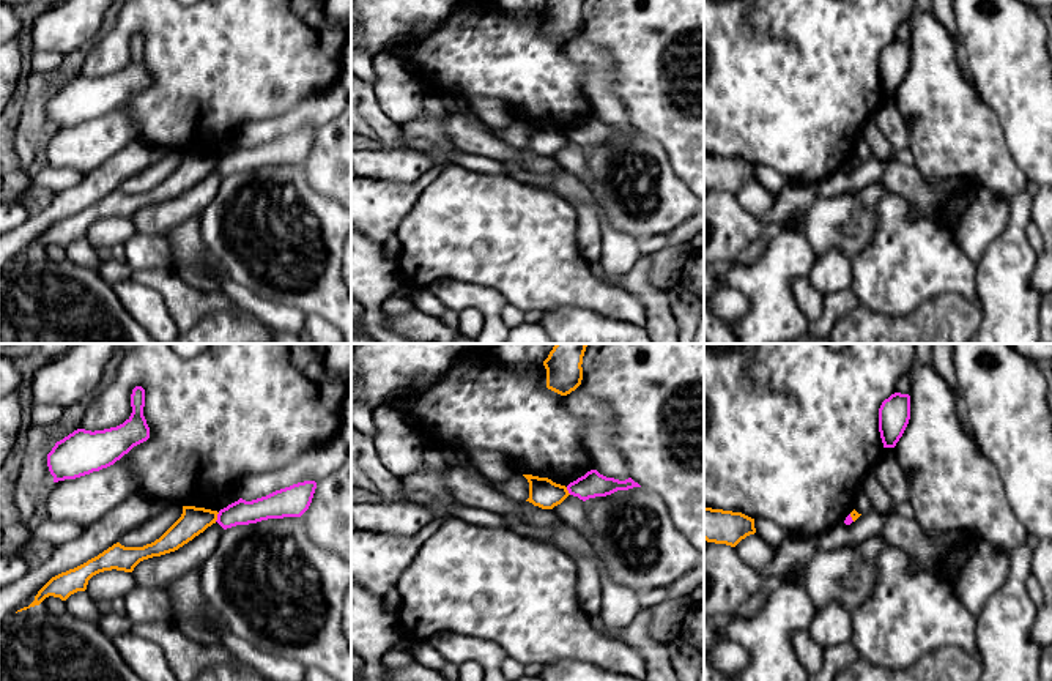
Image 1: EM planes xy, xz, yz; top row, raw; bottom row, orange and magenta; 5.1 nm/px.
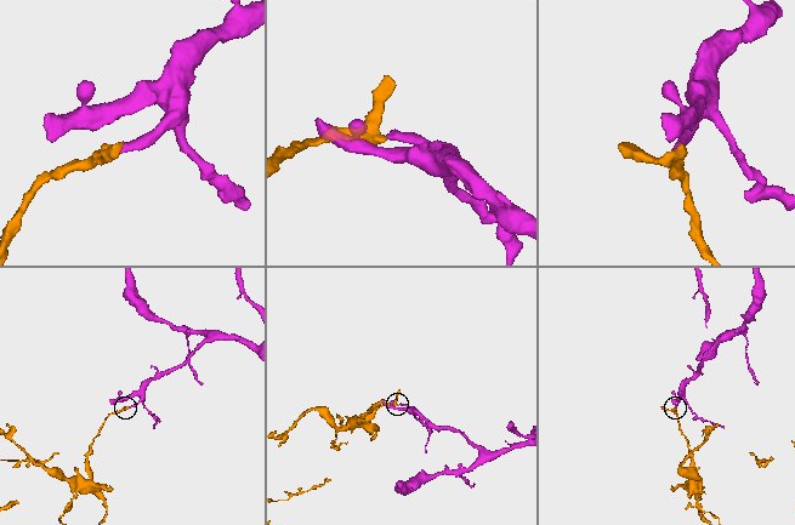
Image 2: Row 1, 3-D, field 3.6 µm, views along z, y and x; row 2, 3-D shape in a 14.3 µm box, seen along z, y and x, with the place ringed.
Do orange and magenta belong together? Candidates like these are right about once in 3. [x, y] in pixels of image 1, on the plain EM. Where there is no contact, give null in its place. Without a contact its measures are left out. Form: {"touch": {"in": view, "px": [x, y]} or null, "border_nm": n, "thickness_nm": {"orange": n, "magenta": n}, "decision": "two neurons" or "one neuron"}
{"touch": {"in": "xy", "px": [216, 164]}, "border_nm": 50, "thickness_nm": {"orange": 140, "magenta": 130}, "decision": "two neurons"}

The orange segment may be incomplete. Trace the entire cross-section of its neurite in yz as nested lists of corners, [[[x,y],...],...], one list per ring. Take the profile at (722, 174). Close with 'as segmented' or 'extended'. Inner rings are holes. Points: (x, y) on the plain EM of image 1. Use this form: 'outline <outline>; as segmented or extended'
outline [[[704,153],[704,186],[707,189],[735,194],[742,186],[754,180],[754,166],[742,159]]]; as segmented

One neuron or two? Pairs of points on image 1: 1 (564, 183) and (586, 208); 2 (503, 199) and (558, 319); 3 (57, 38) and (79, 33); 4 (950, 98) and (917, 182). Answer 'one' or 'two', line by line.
1: one
2: two
3: one
4: two

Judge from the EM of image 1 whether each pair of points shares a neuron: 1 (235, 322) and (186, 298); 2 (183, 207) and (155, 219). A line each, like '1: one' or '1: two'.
1: two
2: one

